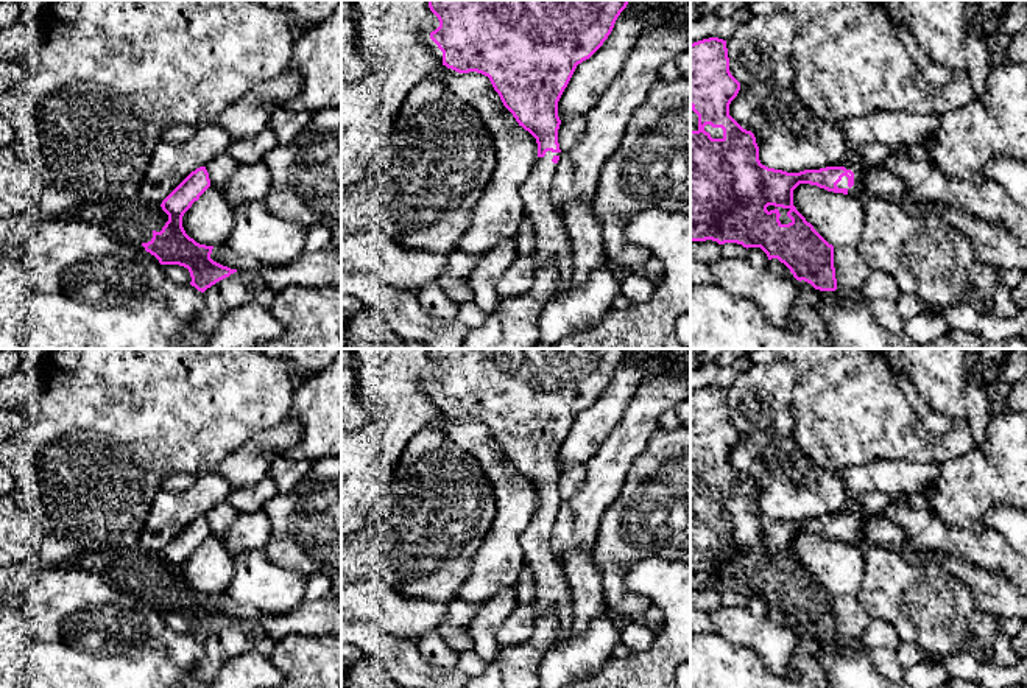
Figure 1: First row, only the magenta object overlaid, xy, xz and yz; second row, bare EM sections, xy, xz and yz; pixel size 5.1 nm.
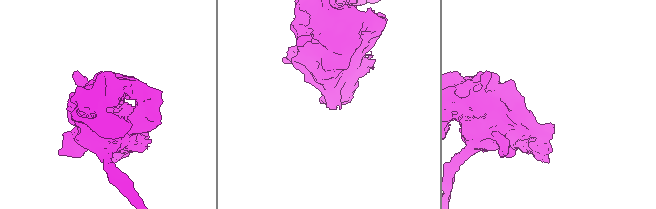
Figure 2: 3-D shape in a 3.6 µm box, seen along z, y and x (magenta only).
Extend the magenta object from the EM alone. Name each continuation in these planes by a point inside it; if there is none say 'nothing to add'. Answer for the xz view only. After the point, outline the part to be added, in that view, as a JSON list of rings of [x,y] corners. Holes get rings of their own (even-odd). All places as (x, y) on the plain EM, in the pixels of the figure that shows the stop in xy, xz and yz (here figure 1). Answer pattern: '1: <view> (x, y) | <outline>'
1: xz (552, 596) | [[[547,500],[538,506],[530,523],[519,535],[524,563],[531,573],[536,593],[531,604],[517,604],[496,634],[499,648],[514,648],[525,643],[535,629],[535,621],[545,615],[555,615],[559,623],[558,641],[572,632],[572,596],[566,579],[566,570],[552,549],[552,531],[556,512],[552,511],[561,501]]]

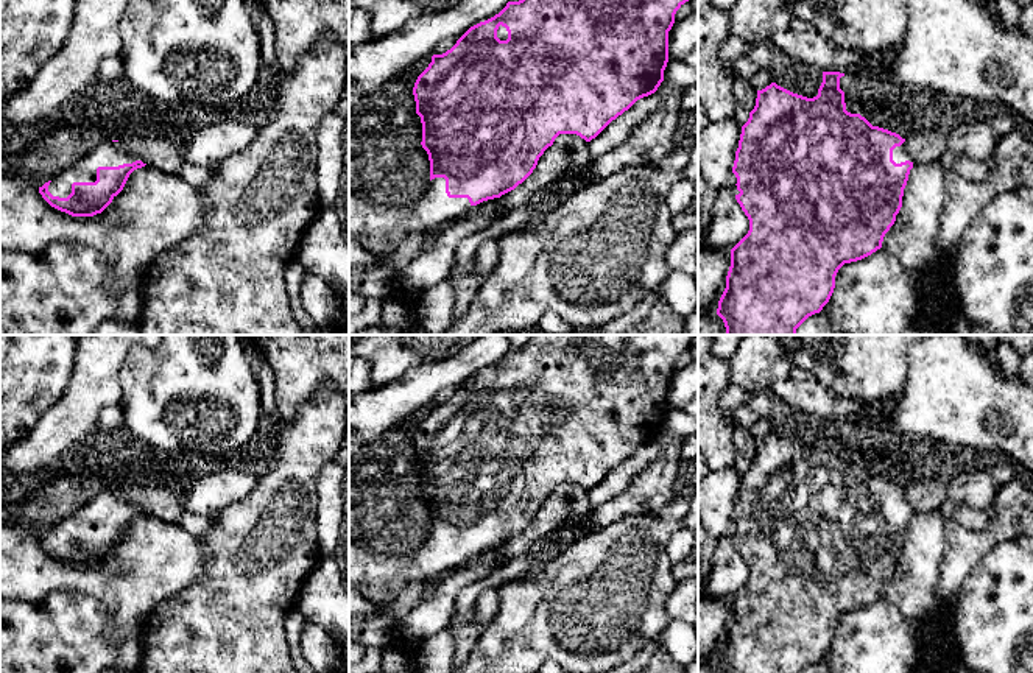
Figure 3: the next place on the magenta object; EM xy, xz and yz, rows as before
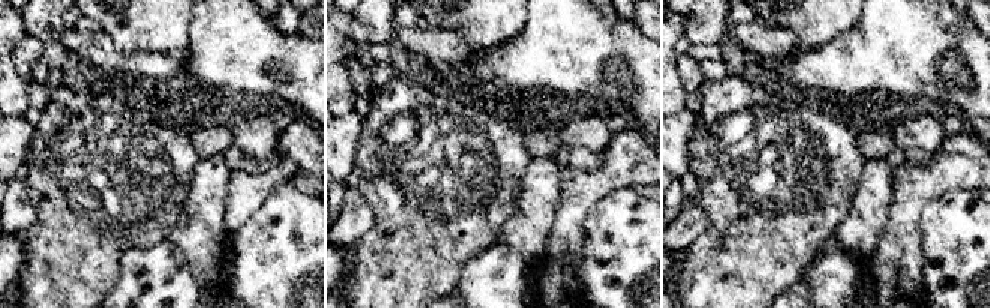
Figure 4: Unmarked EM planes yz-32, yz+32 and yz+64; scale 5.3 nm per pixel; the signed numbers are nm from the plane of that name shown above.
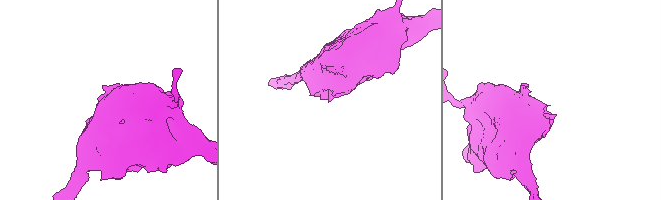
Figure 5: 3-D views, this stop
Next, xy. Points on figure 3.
1: xy (109, 502) | [[[103,491],[58,525],[48,528],[48,541],[53,545],[67,547],[73,531],[95,531],[98,516],[118,516],[136,509],[137,506],[125,500],[118,491]]]

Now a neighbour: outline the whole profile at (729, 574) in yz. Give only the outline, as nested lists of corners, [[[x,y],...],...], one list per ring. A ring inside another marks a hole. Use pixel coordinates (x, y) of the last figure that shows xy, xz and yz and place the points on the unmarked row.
[[[731,537],[717,539],[714,569],[701,597],[731,600],[749,580],[749,569]]]

